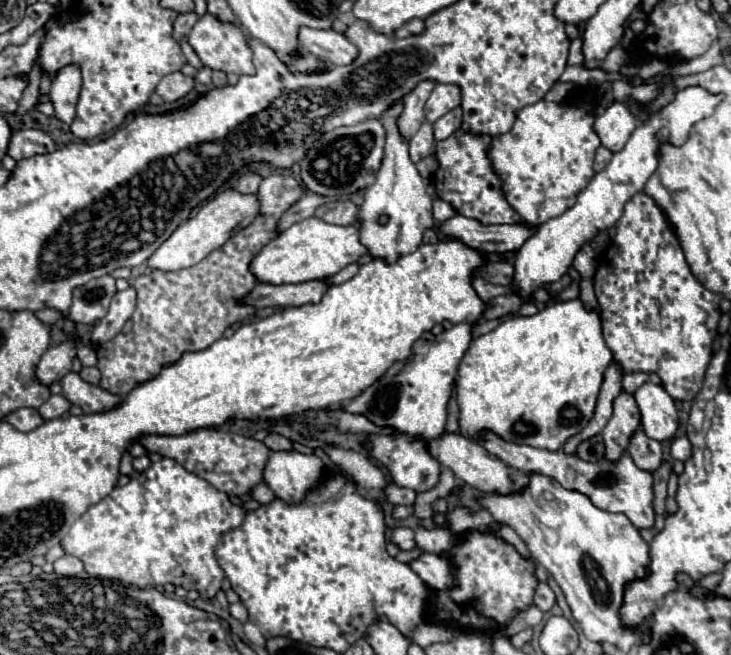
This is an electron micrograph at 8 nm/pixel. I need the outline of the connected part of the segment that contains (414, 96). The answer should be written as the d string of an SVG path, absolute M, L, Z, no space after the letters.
M420 81L416 85L416 89L412 89L404 97L404 111L398 117L398 129L406 139L410 139L418 131L418 127L422 125L422 121L424 121L424 103L426 103L434 85L436 85L434 81Z

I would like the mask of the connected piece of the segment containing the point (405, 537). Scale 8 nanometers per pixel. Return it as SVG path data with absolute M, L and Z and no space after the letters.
M400 527L400 529L394 529L392 535L390 535L390 541L394 545L398 545L402 551L410 551L416 547L414 543L414 531L408 529L408 527Z

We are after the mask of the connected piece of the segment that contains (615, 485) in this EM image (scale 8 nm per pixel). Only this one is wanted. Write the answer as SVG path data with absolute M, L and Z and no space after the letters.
M482 433L482 445L486 447L486 451L490 451L492 455L500 457L502 461L506 461L508 465L512 465L520 471L552 477L564 489L574 489L574 491L590 497L590 501L602 511L624 513L636 529L650 529L654 525L656 515L654 515L654 507L652 507L652 501L654 501L652 473L638 469L628 453L624 453L616 461L598 459L598 461L590 463L590 461L582 461L576 455L568 455L562 449L548 451L548 449L534 449L530 445L514 445L514 443L508 443L508 441L496 437L494 433Z

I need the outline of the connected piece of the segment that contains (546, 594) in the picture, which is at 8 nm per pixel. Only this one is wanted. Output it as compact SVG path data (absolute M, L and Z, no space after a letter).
M538 581L536 593L534 593L534 605L540 607L542 611L550 611L550 607L552 607L554 603L556 603L556 599L554 599L554 593L552 593L552 589L548 587L548 583Z

